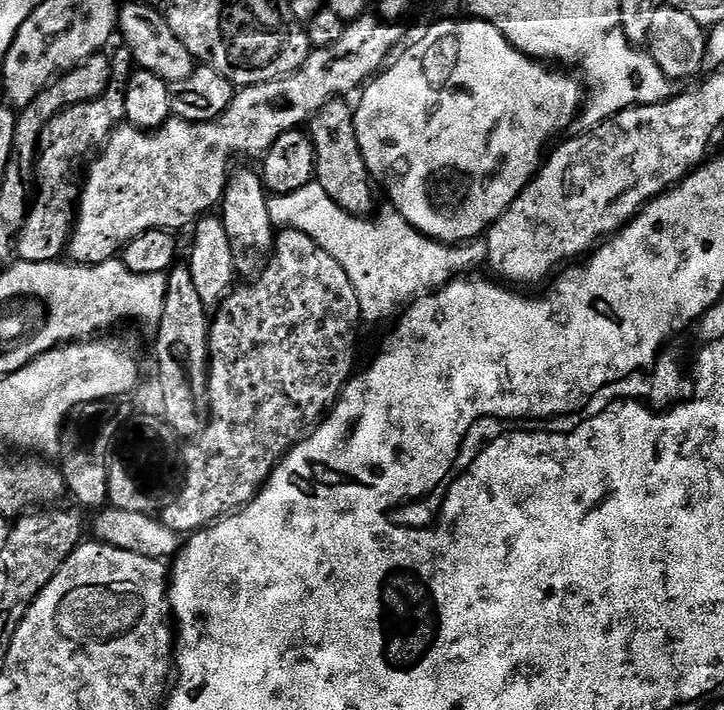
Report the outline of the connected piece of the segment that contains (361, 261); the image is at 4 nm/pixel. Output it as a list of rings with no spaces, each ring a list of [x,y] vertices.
[[[315,182],[294,190],[294,194],[269,195],[268,205],[277,229],[293,228],[314,238],[346,270],[346,278],[350,278],[354,294],[360,299],[360,319],[365,325],[376,324],[387,316],[395,317],[417,296],[434,292],[461,274],[471,273],[468,272],[471,268],[488,263],[487,239],[477,238],[457,245],[431,240],[410,226],[391,206],[385,206],[371,218],[352,216]]]

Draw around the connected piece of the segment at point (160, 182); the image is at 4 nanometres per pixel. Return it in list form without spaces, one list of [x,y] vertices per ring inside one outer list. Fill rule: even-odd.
[[[365,14],[345,23],[342,38],[326,48],[312,51],[294,74],[283,76],[280,80],[241,87],[233,95],[228,109],[216,120],[190,122],[173,118],[155,132],[143,132],[131,126],[117,128],[99,149],[95,157],[97,160],[87,165],[67,255],[77,264],[101,264],[119,257],[125,246],[146,230],[177,230],[187,224],[187,228],[195,225],[202,216],[213,211],[215,204],[217,207],[223,201],[235,156],[263,157],[274,146],[274,142],[278,142],[280,135],[307,125],[331,100],[347,97],[347,92],[355,93],[363,89],[405,43],[403,26],[403,23],[389,22],[376,14]]]

